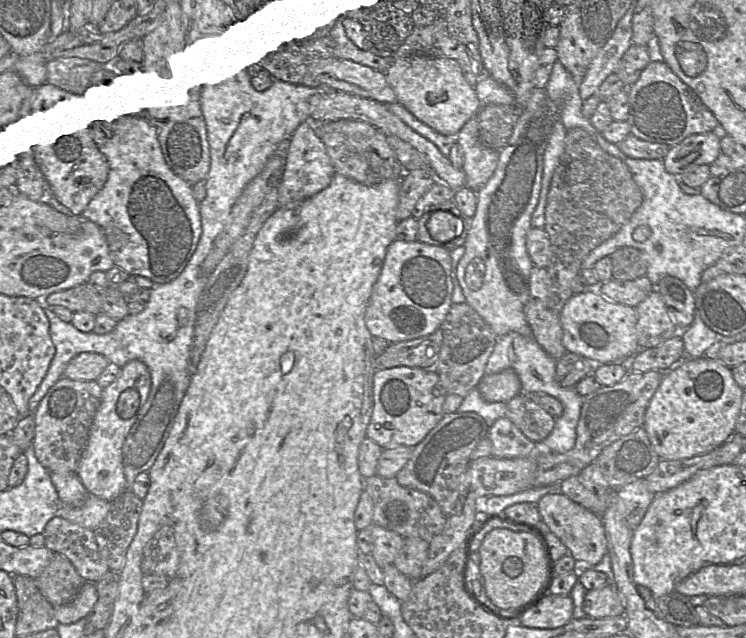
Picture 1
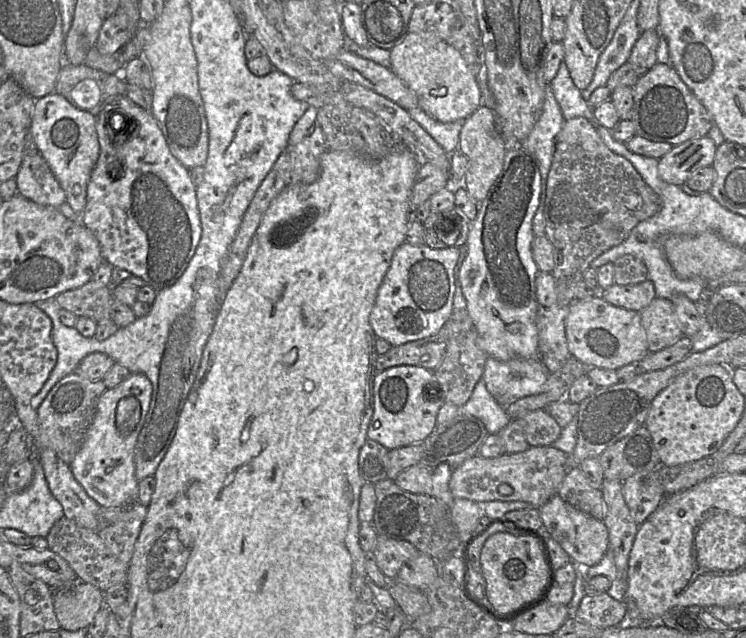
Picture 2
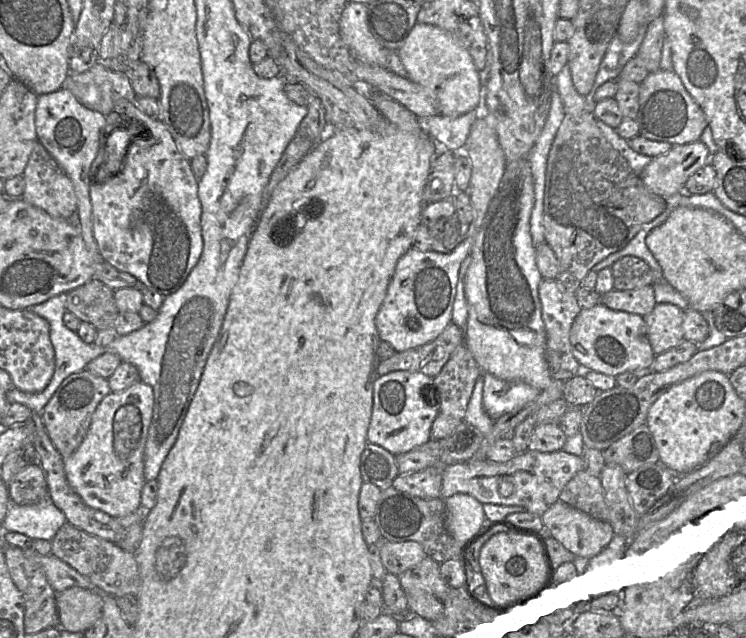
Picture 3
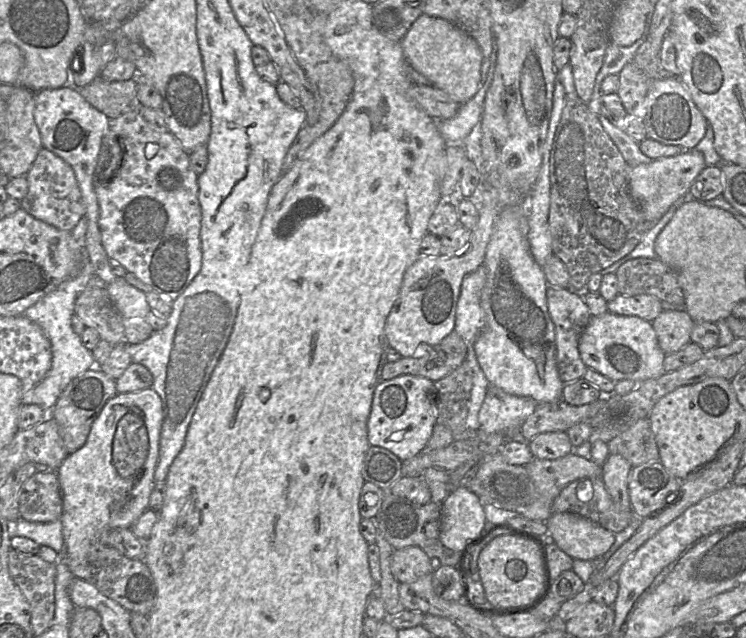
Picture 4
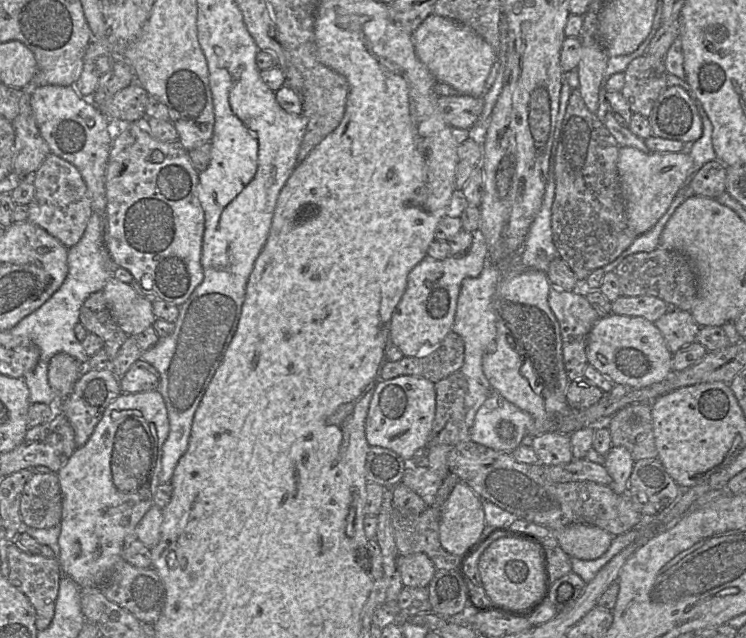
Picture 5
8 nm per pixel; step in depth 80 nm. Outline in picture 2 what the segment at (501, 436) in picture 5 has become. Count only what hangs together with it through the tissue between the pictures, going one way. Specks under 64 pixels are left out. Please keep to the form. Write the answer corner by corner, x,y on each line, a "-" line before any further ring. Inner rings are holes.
488,357
483,373
487,390
505,408
520,398
541,392
548,376
549,372
540,358
513,358
508,361
501,361
493,357

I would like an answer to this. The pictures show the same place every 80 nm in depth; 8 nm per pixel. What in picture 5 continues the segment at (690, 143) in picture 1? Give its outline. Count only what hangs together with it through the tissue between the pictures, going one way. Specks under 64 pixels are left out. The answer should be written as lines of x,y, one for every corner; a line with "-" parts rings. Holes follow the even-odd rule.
620,147
617,170
619,183
625,201
625,209
629,227
636,236
651,229
664,215
675,195
683,187
693,159
685,150
680,152
643,153
633,147

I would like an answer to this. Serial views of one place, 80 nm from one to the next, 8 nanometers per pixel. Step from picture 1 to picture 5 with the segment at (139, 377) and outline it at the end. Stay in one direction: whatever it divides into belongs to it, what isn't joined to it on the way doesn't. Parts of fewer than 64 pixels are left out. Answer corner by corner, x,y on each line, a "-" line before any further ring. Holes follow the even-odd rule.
146,391
138,393
121,393
105,409
101,420
97,423
88,441
78,447
71,455
65,466
58,472
57,477
60,484
62,497
61,532
58,538
60,546
59,564
63,575
70,577
80,589
100,586
114,565
122,559
122,548
126,537
134,535
134,530
145,513
154,504
154,496
159,482
161,470
162,446
169,433
169,420
167,409
162,395
157,391

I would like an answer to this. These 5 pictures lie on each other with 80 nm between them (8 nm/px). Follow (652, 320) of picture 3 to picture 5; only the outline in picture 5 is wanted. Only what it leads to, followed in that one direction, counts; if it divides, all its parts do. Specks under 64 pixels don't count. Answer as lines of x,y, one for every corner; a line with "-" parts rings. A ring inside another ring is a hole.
684,310
668,311
654,324
661,332
672,354
696,341
700,329
691,313

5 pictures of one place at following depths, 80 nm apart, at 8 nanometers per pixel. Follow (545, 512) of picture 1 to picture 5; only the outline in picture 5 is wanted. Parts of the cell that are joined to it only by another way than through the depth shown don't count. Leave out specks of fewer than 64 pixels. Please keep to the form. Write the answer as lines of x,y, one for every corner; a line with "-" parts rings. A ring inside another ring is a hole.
583,523
569,524
551,533
565,553
582,560
602,556
609,549
614,537
597,526

